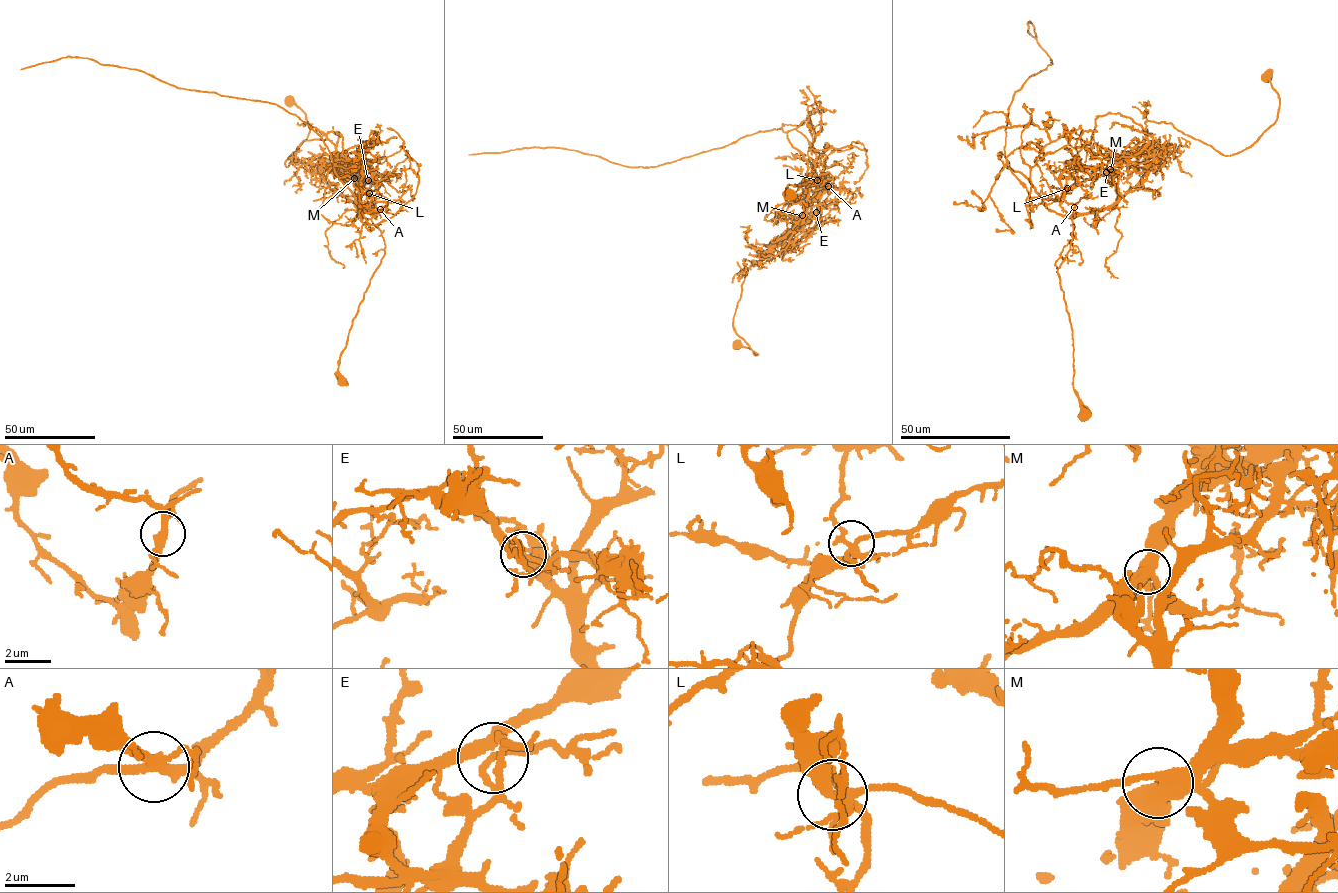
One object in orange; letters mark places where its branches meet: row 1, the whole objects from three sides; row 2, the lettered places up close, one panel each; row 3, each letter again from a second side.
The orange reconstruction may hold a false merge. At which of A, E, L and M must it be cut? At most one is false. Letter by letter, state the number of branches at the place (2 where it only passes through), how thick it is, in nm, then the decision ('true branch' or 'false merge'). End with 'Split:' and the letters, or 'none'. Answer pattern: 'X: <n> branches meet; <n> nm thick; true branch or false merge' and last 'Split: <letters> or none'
A: 4 branches meet; 300 nm thick; true branch
E: 4 branches meet; 300 nm thick; false merge
L: 6 branches meet; 280 nm thick; true branch
M: 4 branches meet; 400 nm thick; true branch
Split: E

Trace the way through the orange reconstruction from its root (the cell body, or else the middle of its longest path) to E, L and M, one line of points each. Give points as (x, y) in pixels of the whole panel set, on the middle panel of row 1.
E: (789, 194), (788, 184), (805, 184), (828, 172), (831, 183), (810, 187), (803, 222), (816, 212)
L: (789, 194), (788, 184), (805, 184), (828, 172), (833, 181), (819, 184), (829, 186), (836, 177), (817, 180)
M: (789, 194), (788, 184), (832, 175), (831, 183), (810, 187), (803, 222), (810, 218), (802, 215)

